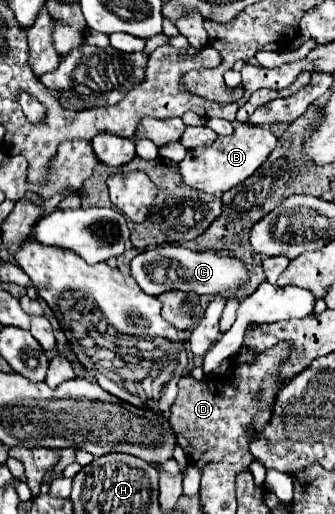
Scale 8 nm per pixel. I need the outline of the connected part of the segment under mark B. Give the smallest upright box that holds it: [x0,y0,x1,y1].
[179,124,277,194]

